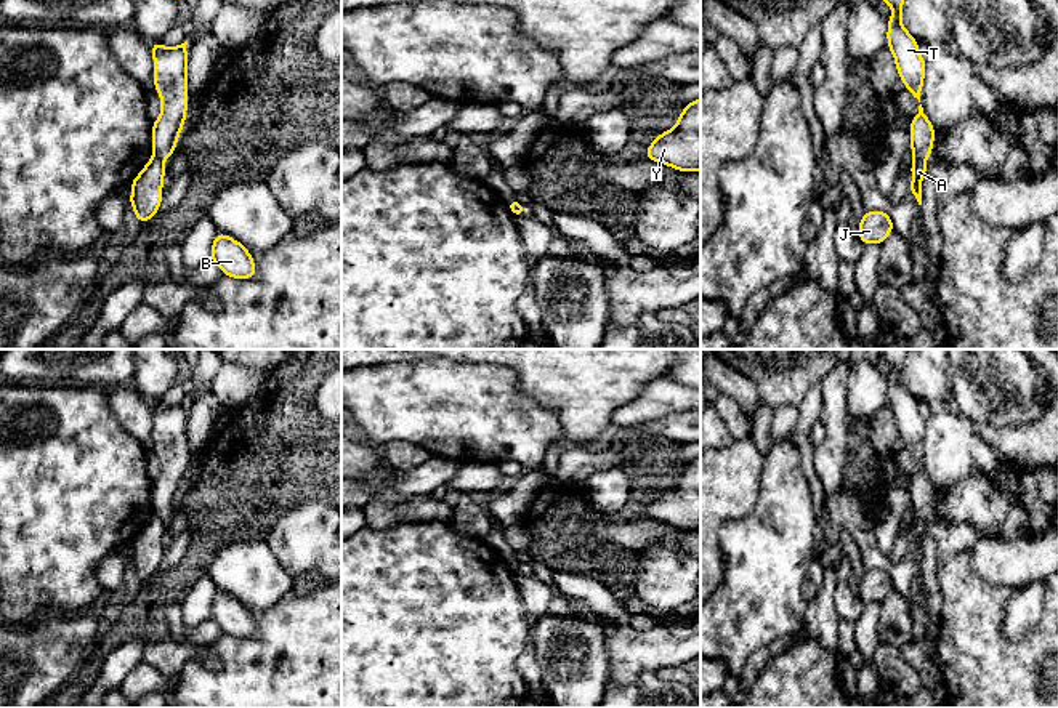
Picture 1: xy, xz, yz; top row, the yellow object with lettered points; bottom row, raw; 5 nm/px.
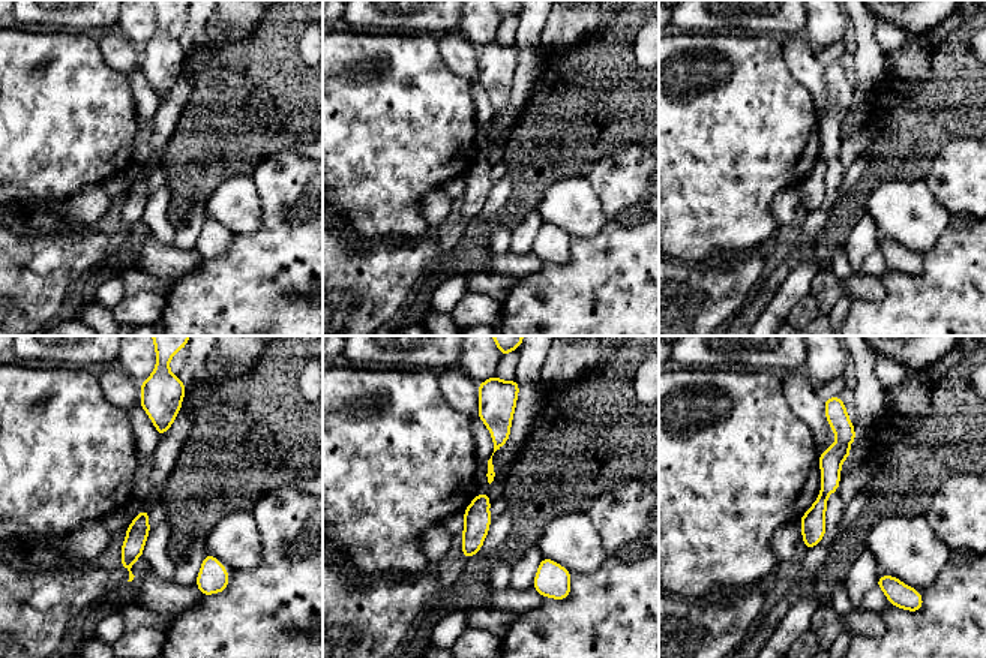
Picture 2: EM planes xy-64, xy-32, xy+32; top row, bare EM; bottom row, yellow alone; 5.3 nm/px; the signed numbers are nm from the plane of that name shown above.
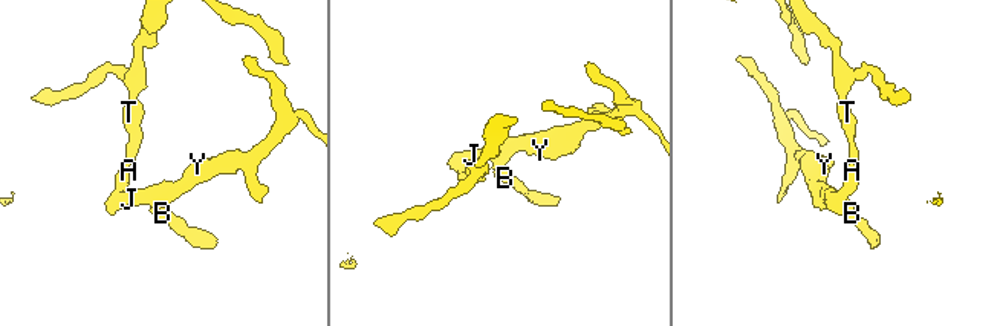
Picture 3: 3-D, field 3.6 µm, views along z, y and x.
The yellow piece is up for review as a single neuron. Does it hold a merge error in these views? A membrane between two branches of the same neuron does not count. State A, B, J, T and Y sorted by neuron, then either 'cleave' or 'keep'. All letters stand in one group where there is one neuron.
A B J Y / T | cleave

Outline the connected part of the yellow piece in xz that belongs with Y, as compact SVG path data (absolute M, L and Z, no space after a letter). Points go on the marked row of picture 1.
M701 99L686 104L676 125L646 149L646 159L681 171L701 170Z

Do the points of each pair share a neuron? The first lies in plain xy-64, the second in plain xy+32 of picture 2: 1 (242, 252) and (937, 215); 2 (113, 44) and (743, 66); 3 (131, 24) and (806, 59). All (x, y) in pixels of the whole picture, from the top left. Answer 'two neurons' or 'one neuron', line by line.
1: two neurons
2: two neurons
3: two neurons

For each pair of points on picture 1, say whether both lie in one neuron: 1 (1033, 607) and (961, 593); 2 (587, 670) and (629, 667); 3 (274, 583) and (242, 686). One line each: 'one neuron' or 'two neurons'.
1: two neurons
2: two neurons
3: two neurons

